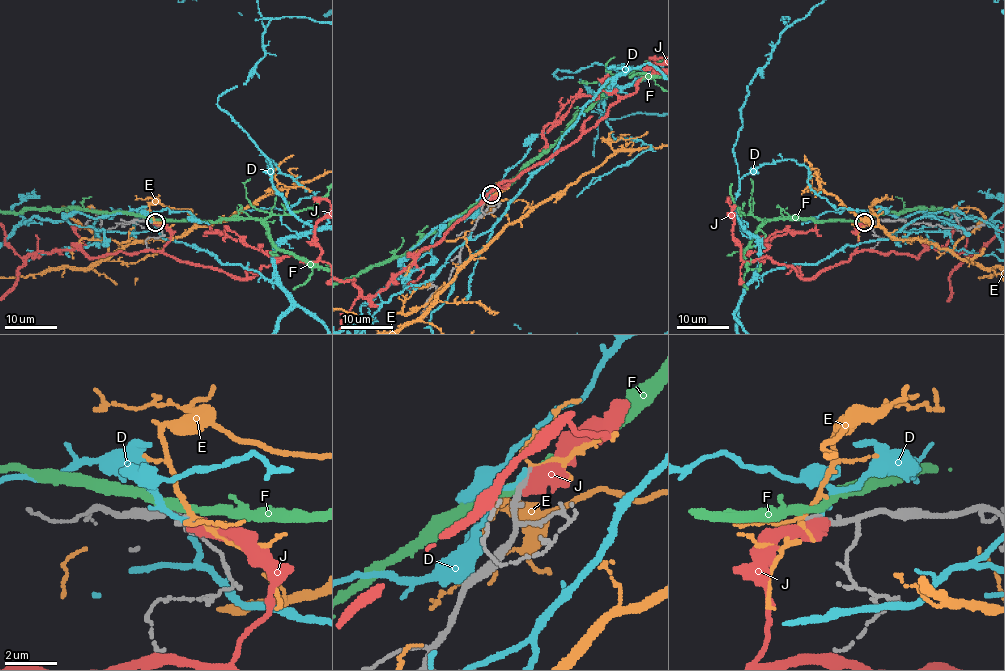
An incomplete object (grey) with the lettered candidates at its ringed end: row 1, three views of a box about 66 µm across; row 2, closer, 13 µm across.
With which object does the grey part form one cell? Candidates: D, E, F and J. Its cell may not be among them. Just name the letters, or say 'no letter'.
no letter

